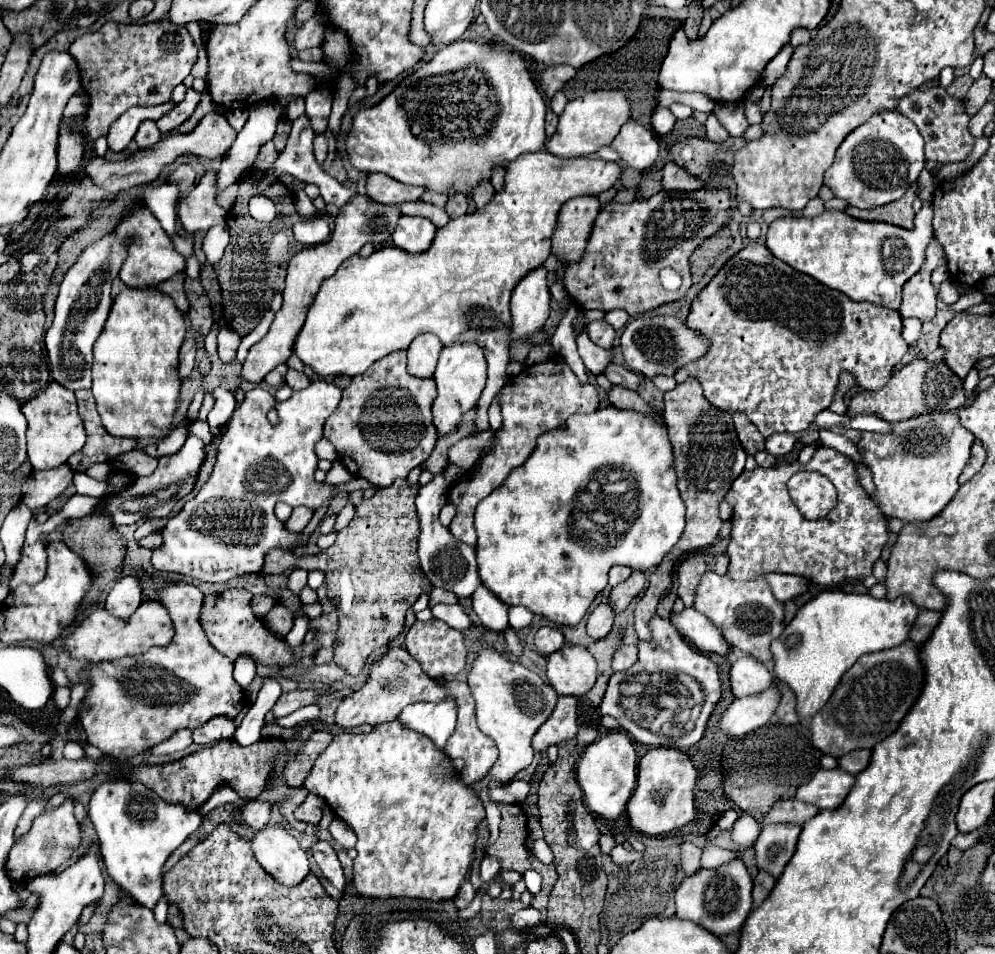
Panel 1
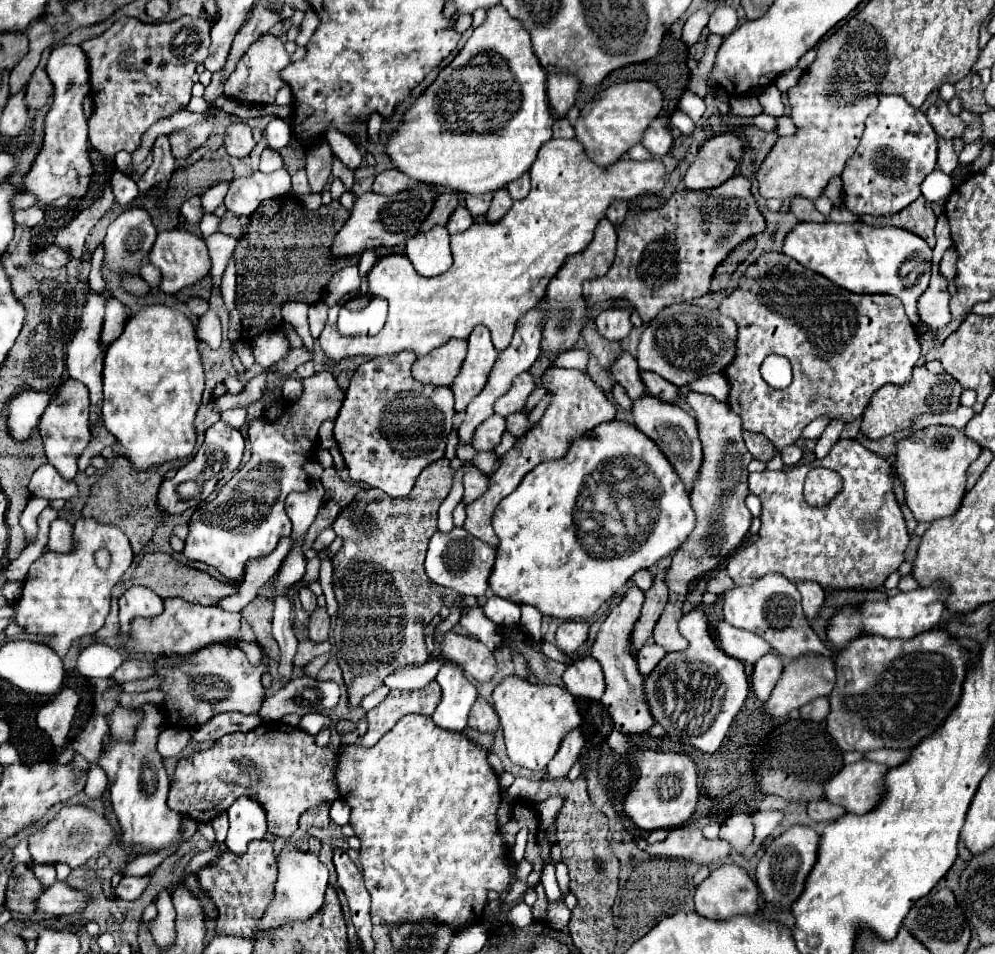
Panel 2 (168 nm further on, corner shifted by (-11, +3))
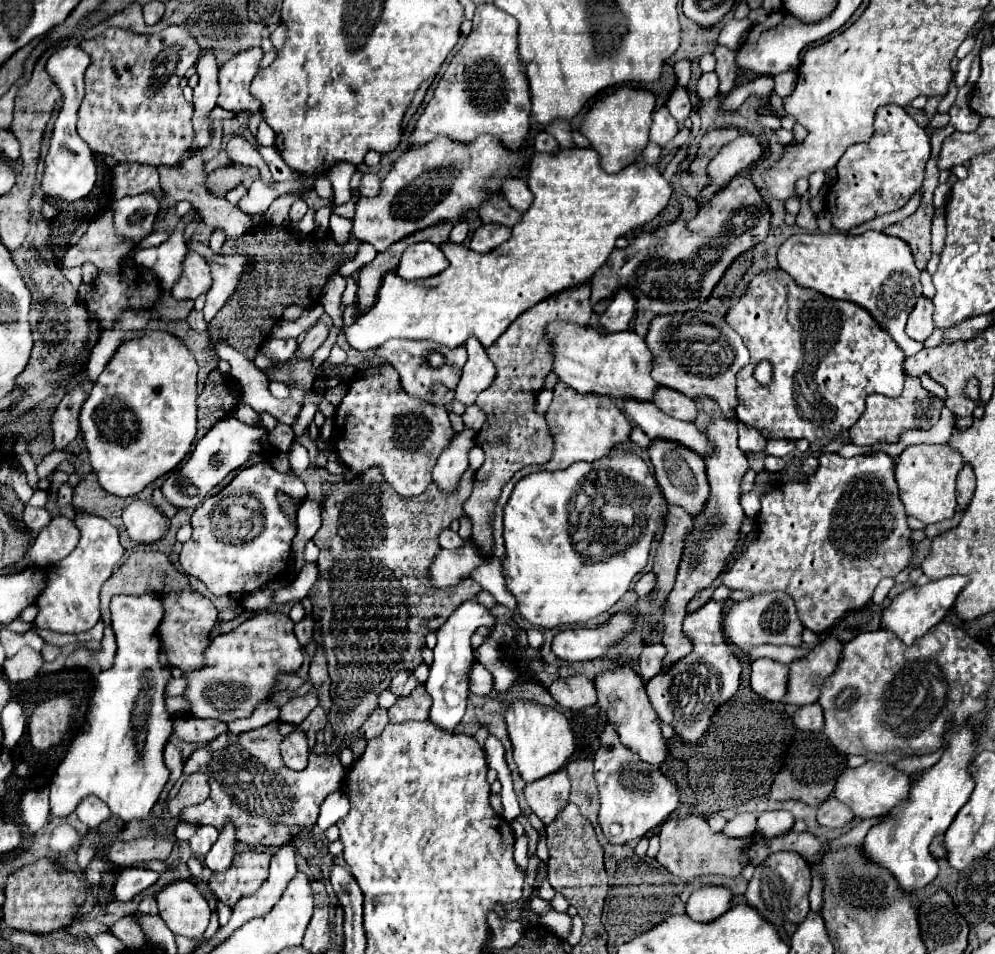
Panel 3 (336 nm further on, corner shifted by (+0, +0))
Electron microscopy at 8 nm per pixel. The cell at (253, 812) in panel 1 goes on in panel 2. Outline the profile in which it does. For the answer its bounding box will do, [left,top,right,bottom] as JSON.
[224,797,266,855]

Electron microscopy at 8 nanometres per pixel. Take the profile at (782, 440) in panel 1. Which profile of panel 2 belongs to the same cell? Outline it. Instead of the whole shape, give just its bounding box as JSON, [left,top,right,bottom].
[780,445,802,465]

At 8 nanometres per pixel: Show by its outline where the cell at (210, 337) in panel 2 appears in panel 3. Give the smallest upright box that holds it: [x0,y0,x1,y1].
[187,240,249,322]

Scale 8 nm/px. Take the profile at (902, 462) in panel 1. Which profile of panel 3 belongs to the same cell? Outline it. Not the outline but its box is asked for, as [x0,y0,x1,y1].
[895,444,963,524]

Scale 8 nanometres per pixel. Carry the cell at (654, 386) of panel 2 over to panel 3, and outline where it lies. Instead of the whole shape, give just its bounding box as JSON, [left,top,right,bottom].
[653,386,697,420]

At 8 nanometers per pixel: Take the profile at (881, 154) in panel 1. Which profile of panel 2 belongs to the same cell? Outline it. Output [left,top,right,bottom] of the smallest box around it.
[842,95,936,217]

